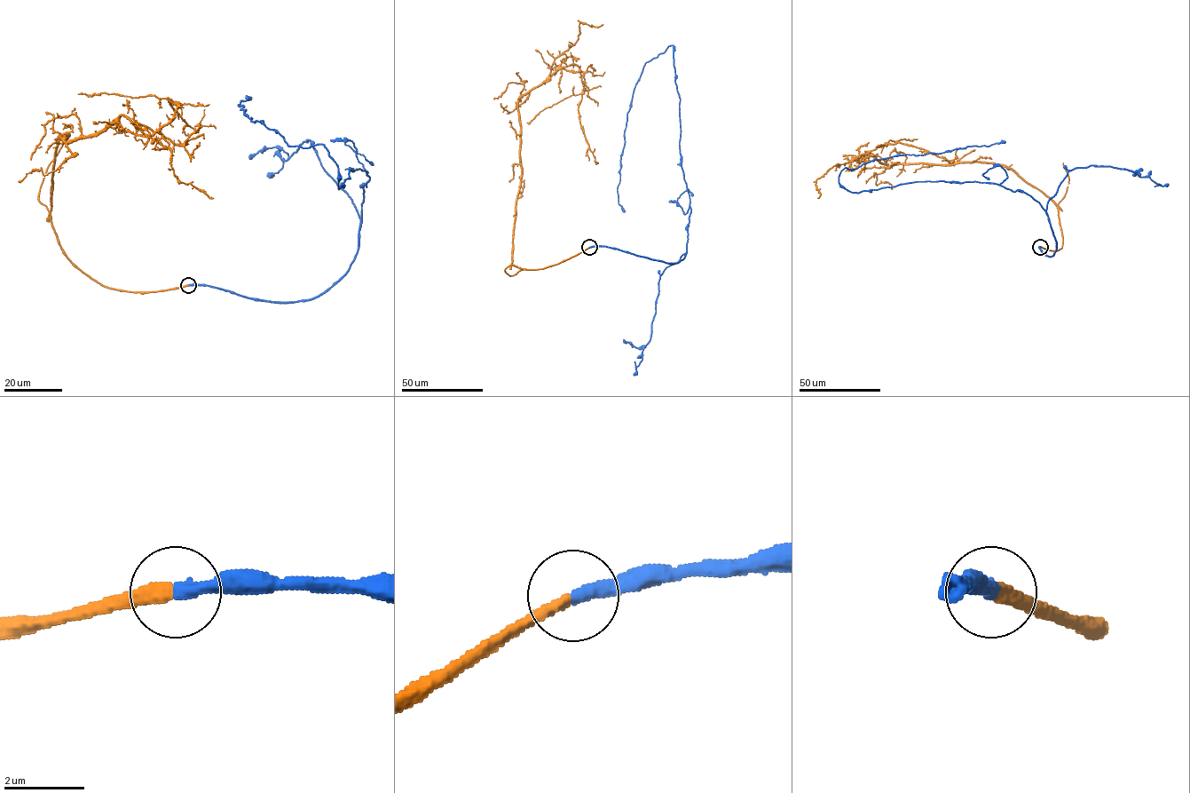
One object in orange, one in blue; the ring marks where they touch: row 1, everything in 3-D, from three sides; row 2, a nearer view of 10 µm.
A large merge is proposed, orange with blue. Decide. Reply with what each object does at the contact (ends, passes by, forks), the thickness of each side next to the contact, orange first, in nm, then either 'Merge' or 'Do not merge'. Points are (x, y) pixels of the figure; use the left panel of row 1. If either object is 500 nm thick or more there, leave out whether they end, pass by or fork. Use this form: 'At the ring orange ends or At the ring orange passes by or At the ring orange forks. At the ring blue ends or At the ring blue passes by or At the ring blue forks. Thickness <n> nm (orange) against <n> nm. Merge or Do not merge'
At the ring orange ends. At the ring blue ends. Thickness 360 nm (orange) against 360 nm. Merge

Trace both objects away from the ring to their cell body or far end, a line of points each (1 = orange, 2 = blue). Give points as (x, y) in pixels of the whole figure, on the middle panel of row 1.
1: (589, 247), (540, 269), (511, 264), (521, 168), (517, 102), (565, 67), (579, 68), (579, 117), (598, 162)
2: (589, 247), (668, 263), (684, 257), (690, 210), (673, 45), (645, 63), (634, 89), (617, 188), (624, 211)

